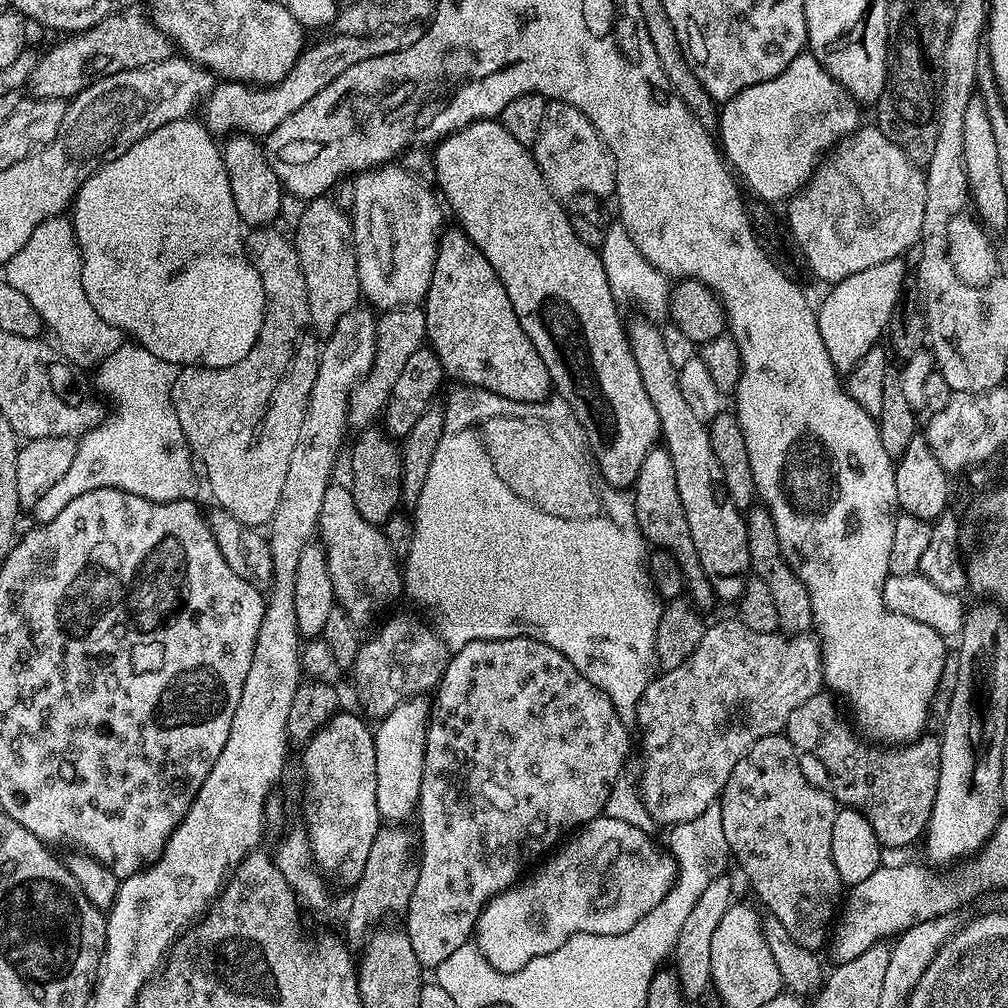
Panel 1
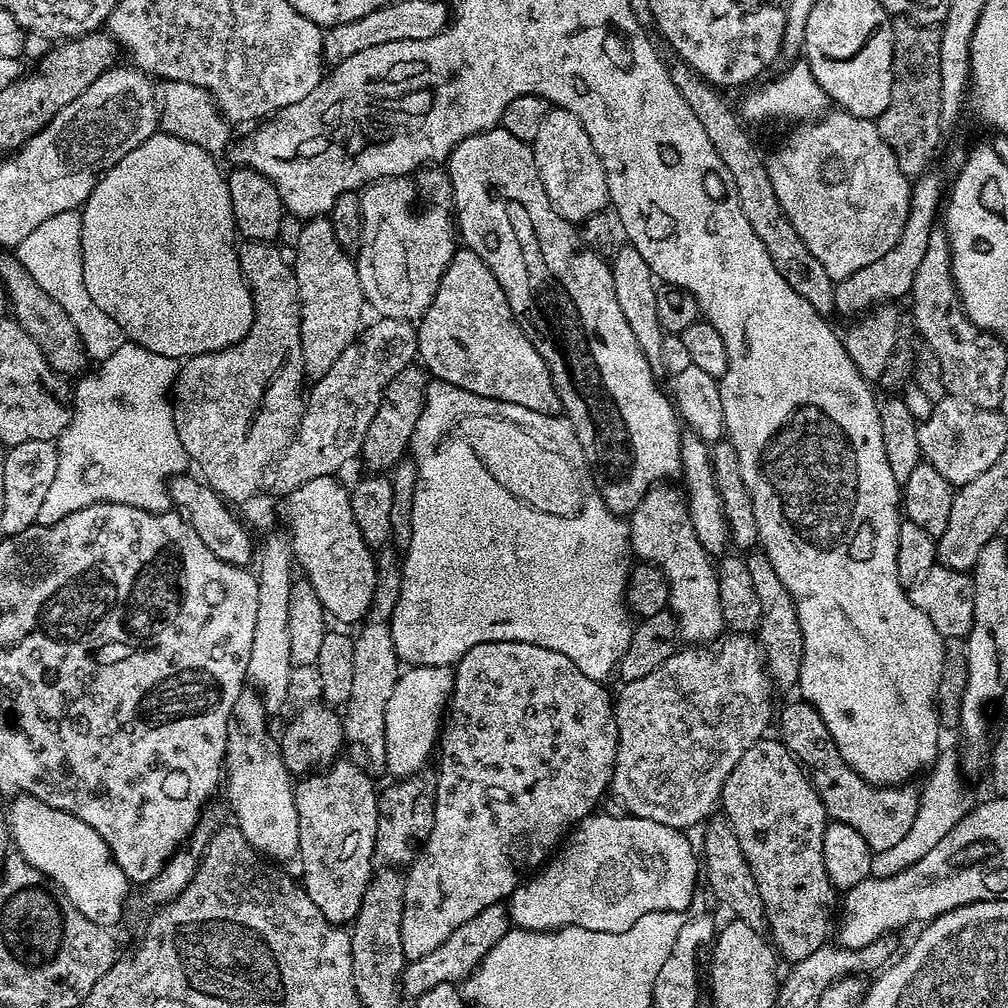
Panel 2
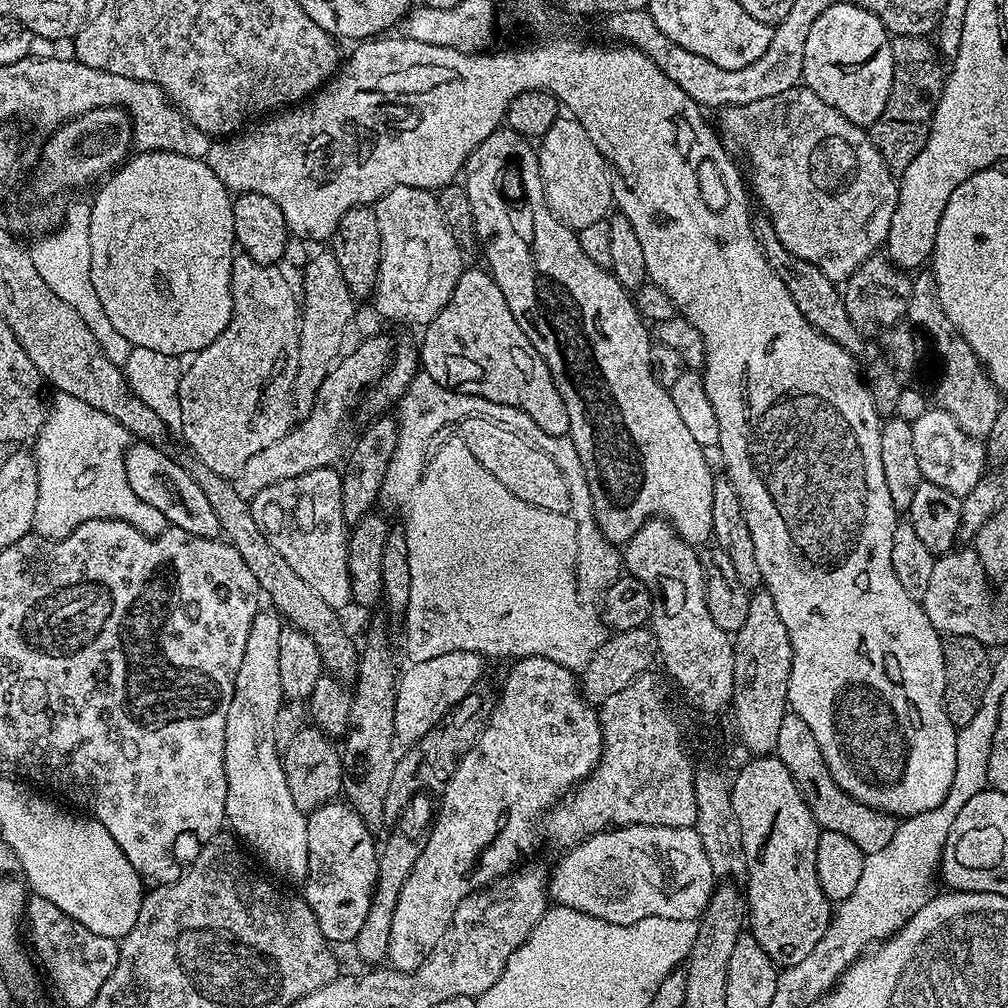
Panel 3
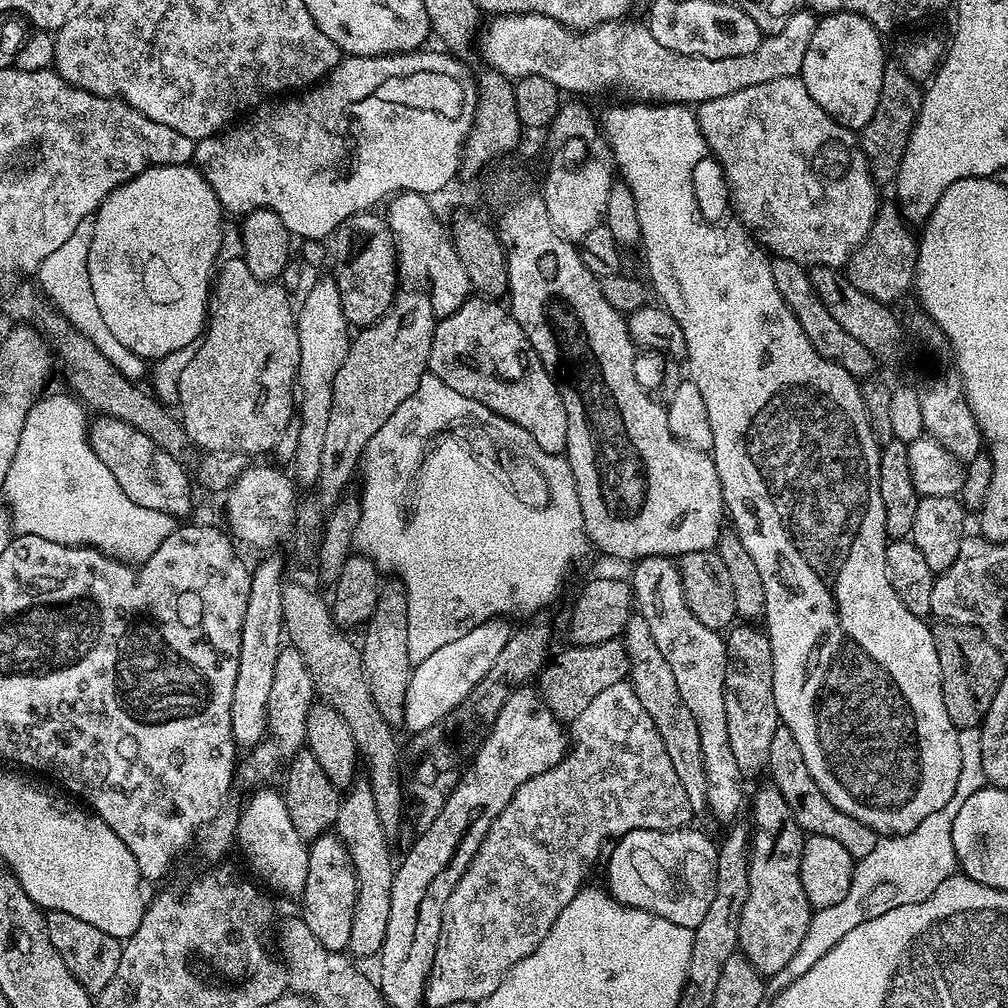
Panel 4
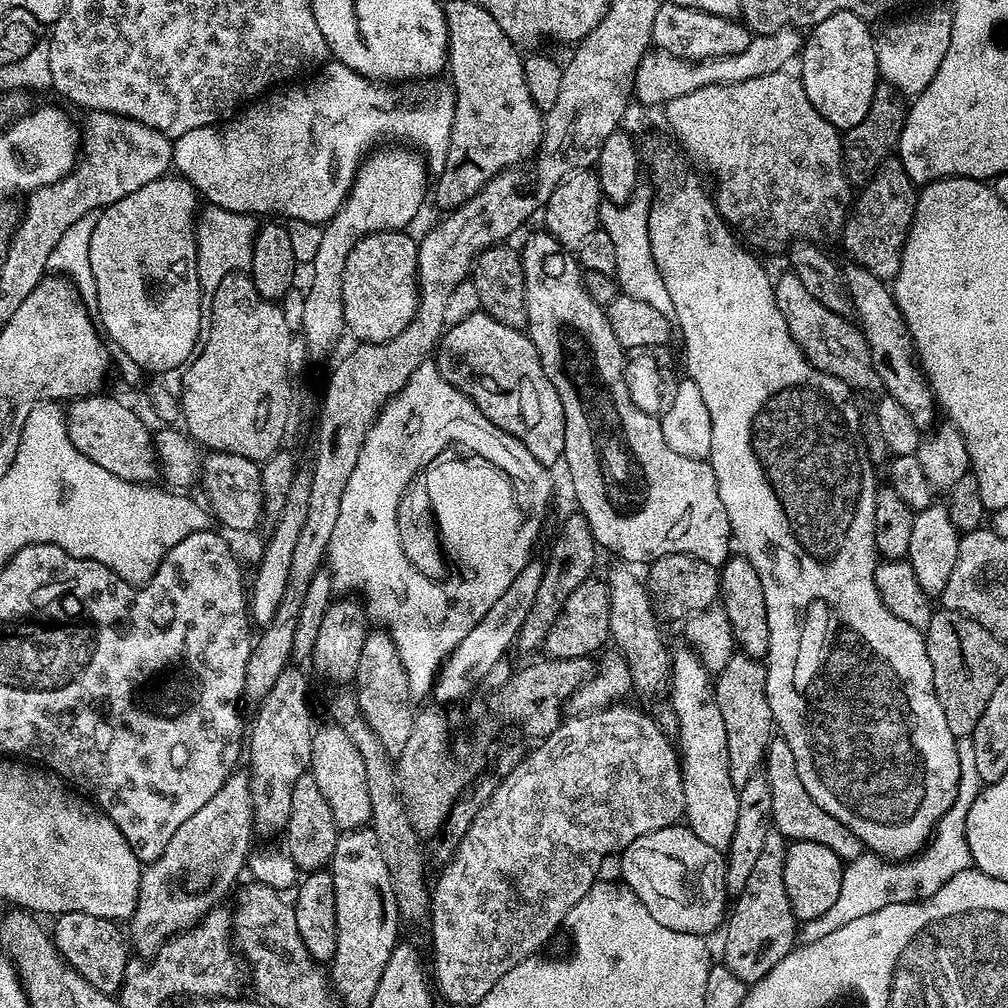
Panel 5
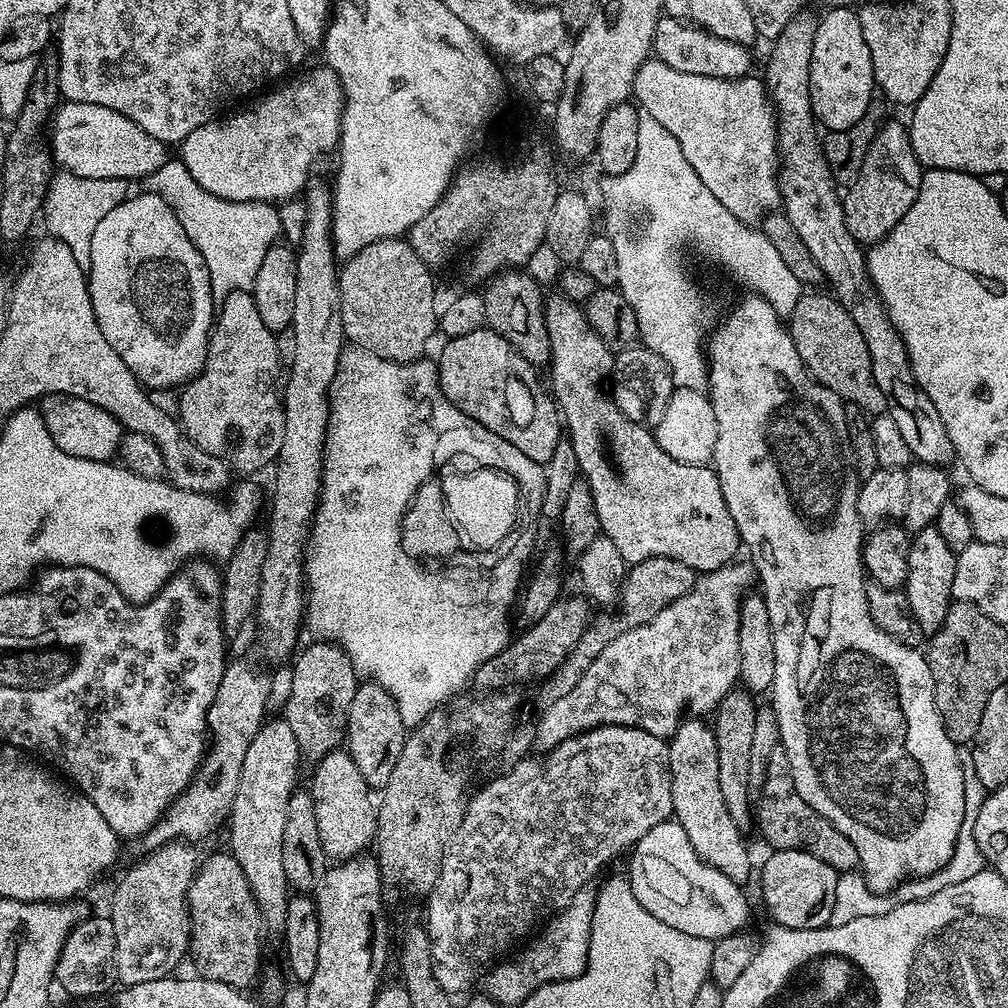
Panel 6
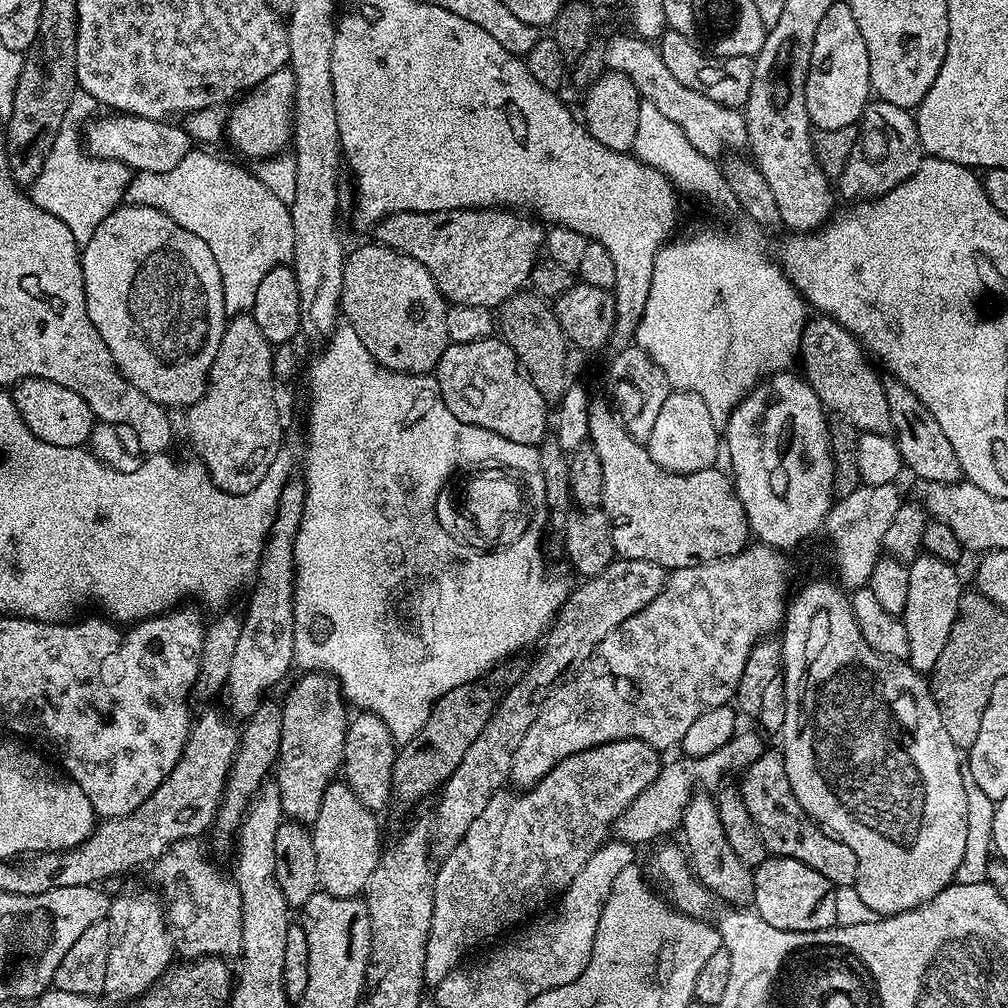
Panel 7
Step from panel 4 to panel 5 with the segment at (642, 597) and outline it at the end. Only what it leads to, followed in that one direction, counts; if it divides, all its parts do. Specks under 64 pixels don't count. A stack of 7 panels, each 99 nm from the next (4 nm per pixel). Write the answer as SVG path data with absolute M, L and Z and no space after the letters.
M683 646L670 656L670 707L678 718L678 759L680 761L680 785L684 795L683 819L686 826L702 842L721 850L730 846L730 838L734 838L734 822L738 819L738 789L730 782L730 754L726 754L726 722L722 722L722 714L718 711L718 702L714 691L714 676L701 663L691 647Z

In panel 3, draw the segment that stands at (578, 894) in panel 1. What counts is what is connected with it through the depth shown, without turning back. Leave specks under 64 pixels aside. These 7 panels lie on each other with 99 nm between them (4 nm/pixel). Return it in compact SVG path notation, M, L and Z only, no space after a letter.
M645 824L613 826L586 838L561 856L564 857L550 874L551 899L559 907L573 908L611 924L633 924L651 916L699 921L718 880L712 873L706 850L702 850L702 838L698 838L695 827L667 828Z

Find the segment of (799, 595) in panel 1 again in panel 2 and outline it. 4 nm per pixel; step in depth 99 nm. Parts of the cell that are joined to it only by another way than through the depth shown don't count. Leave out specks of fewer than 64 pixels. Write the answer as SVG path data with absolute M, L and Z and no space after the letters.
M762 550L749 551L746 563L750 570L750 578L754 582L754 590L758 590L758 602L762 602L758 643L764 654L768 675L772 677L773 685L777 689L795 689L800 683L804 643L802 626L798 626L798 610L794 606L794 598L790 598L790 590L782 586L782 578L778 578L774 566L770 566L770 558Z

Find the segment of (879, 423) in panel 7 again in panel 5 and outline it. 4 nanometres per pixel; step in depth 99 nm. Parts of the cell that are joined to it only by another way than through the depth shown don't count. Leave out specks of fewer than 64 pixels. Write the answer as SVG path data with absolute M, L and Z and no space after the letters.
M784 270L780 277L777 275L774 287L778 310L782 310L782 318L786 318L794 342L798 342L810 363L822 370L822 374L838 378L853 393L879 397L884 392L882 378L878 378L878 370L874 370L874 362L870 362L870 346L859 327L847 315L840 316L822 306L791 270Z

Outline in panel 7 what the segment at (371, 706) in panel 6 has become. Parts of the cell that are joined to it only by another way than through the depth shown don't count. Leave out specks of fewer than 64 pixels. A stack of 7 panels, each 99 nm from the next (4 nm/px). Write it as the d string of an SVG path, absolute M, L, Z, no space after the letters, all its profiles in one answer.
M357 711L349 719L348 729L344 732L344 763L342 765L343 783L358 794L358 802L371 812L383 813L388 800L393 799L392 771L398 751L397 741L392 738L392 731L372 712Z

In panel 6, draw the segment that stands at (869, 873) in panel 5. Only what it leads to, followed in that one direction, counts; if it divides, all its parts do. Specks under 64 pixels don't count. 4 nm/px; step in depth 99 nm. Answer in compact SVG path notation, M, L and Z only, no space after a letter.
M957 747L956 753L964 775L966 802L964 803L964 821L960 824L954 854L950 858L950 862L934 874L922 876L915 880L905 880L893 892L869 892L868 883L864 881L864 877L859 871L839 873L838 886L834 889L834 910L832 911L831 926L842 926L846 922L854 922L854 918L870 918L878 914L886 914L894 905L925 900L934 894L938 894L938 890L946 890L946 886L955 886L958 882L966 882L966 878L985 871L986 861L982 850L978 850L978 842L972 831L974 830L978 810L984 804L986 789L982 786L982 782L978 782L978 774L974 774L974 754L971 747Z

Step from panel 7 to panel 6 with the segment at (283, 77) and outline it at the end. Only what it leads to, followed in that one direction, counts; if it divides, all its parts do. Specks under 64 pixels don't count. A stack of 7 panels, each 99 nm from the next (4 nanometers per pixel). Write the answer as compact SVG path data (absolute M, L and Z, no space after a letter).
M332 68L304 71L248 102L253 104L207 120L183 140L178 156L198 186L234 202L263 200L271 205L295 201L309 187L308 175L316 159L337 151L344 91Z

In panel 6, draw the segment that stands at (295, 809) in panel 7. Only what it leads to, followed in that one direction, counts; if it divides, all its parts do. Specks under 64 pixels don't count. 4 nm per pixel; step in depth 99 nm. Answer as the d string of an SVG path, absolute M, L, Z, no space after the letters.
M312 642L312 645L291 661L294 670L294 687L290 690L290 698L284 703L282 718L294 730L294 739L298 750L305 761L321 760L328 752L335 752L345 743L348 726L348 707L356 693L358 673L350 662L350 658L335 642Z

